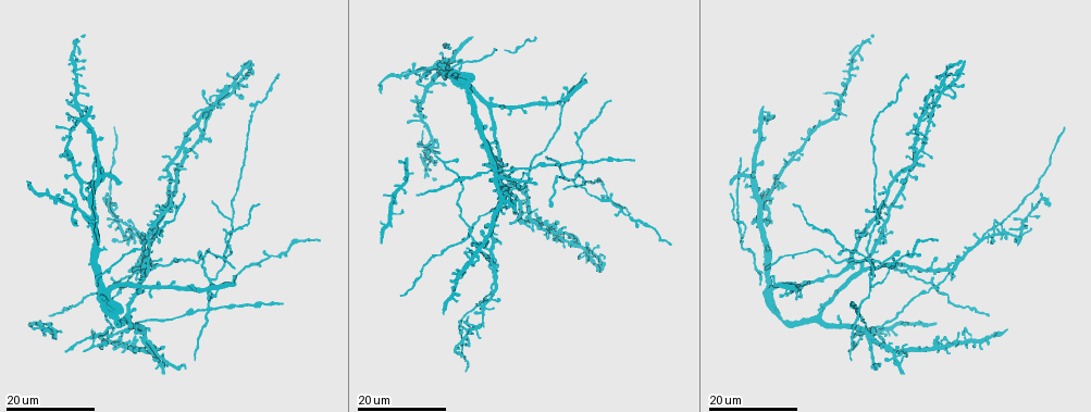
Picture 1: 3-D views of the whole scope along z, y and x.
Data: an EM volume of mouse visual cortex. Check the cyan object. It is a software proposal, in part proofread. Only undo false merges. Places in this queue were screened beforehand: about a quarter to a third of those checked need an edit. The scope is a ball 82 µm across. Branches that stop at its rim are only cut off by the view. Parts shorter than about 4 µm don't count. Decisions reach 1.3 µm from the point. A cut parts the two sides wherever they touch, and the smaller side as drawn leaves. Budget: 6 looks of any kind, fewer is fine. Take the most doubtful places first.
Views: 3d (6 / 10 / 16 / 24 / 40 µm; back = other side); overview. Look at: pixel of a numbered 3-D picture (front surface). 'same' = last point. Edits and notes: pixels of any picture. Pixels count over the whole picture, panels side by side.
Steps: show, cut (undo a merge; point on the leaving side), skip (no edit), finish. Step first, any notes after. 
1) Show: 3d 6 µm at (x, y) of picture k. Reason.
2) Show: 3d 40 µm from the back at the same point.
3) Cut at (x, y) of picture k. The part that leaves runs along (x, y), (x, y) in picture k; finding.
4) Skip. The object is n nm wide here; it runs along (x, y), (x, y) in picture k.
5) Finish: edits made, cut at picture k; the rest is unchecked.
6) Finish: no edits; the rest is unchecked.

Show: 3d 24 µm at (206, 307) of picture 1. Four-way junction.

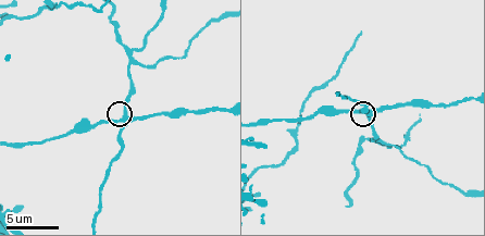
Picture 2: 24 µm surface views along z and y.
Show: 3d 10 µm at (124, 114) of picture 2.

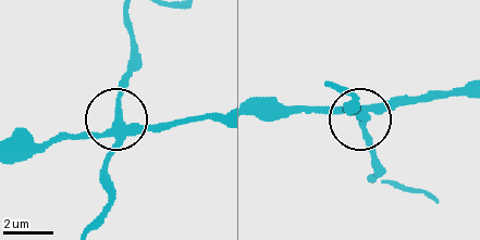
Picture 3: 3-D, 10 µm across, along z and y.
Cut at (78, 135) of picture 3. The object is 290 nm wide here; the part that leaves runs along (115, 134), (61, 134), (17, 146) in picture 3; two cells meet here.

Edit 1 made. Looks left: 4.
Show: 3d 16 µm at (135, 233) of picture 1. Four-way junction.

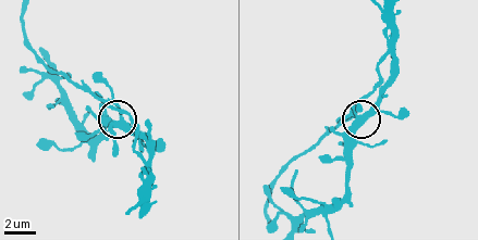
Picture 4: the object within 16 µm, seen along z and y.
Show: 3d 6 µm at (121, 119) of picture 4.

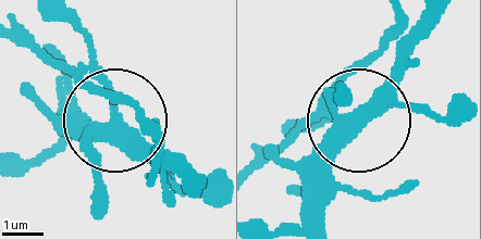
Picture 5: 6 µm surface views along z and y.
Skip. 4 arms meet here; continuous, no second cell.

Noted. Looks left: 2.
Show: 3d 24 µm at (502, 201) of picture 1. Looks like a crossing.

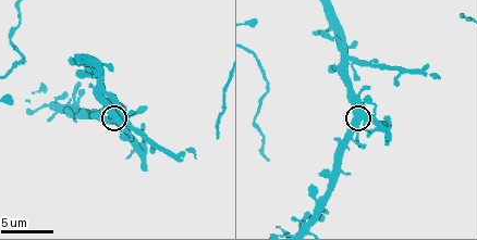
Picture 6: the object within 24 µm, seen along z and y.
Show: 3d 6 µm at (119, 122) of picture 6. Closer look.

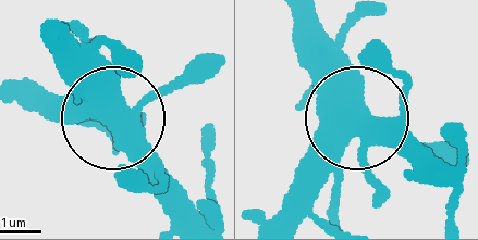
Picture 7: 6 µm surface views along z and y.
Skip. 4 arms meet here; it runs along (292, 16), (314, 79), (355, 117), (396, 124), (424, 148) in picture 7; one cell here.

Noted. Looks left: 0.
Finish: edits made, cut at picture 3; the rest is unchecked.

